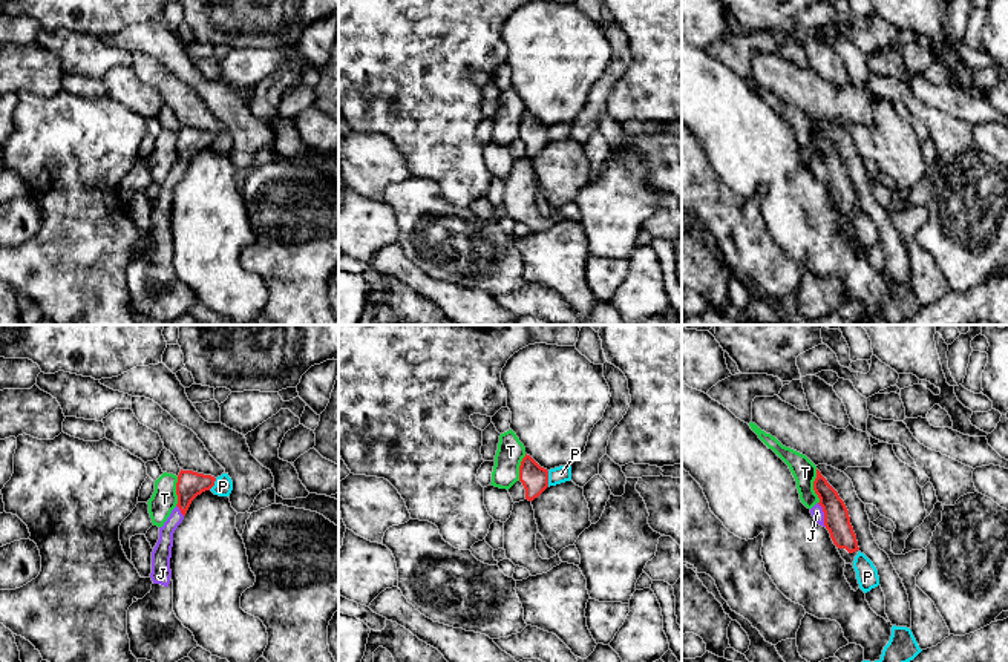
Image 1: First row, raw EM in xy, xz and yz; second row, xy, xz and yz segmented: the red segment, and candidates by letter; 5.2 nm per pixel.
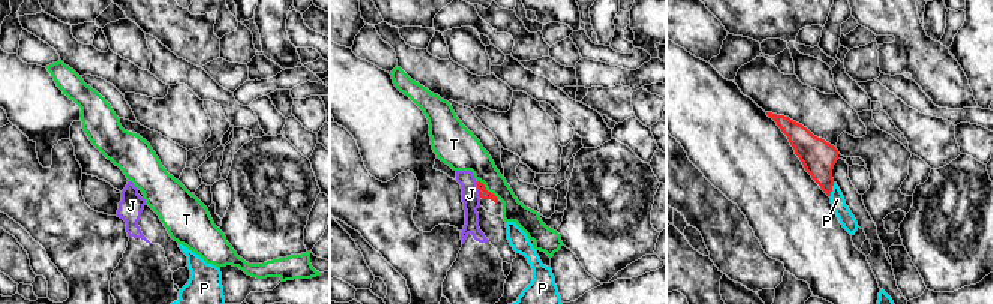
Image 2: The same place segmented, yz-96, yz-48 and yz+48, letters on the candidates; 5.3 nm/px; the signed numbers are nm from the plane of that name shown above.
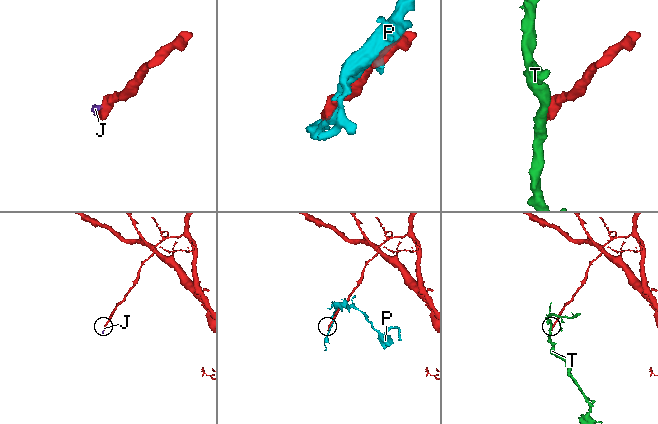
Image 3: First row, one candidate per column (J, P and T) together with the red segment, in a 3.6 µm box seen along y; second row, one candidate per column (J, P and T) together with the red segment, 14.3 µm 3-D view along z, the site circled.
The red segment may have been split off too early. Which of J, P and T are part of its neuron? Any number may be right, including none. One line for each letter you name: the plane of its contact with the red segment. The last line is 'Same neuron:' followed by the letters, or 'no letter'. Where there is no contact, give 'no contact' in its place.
J: meets red in yz
Same neuron: J

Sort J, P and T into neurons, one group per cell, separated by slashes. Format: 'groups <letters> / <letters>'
groups J / P / T

